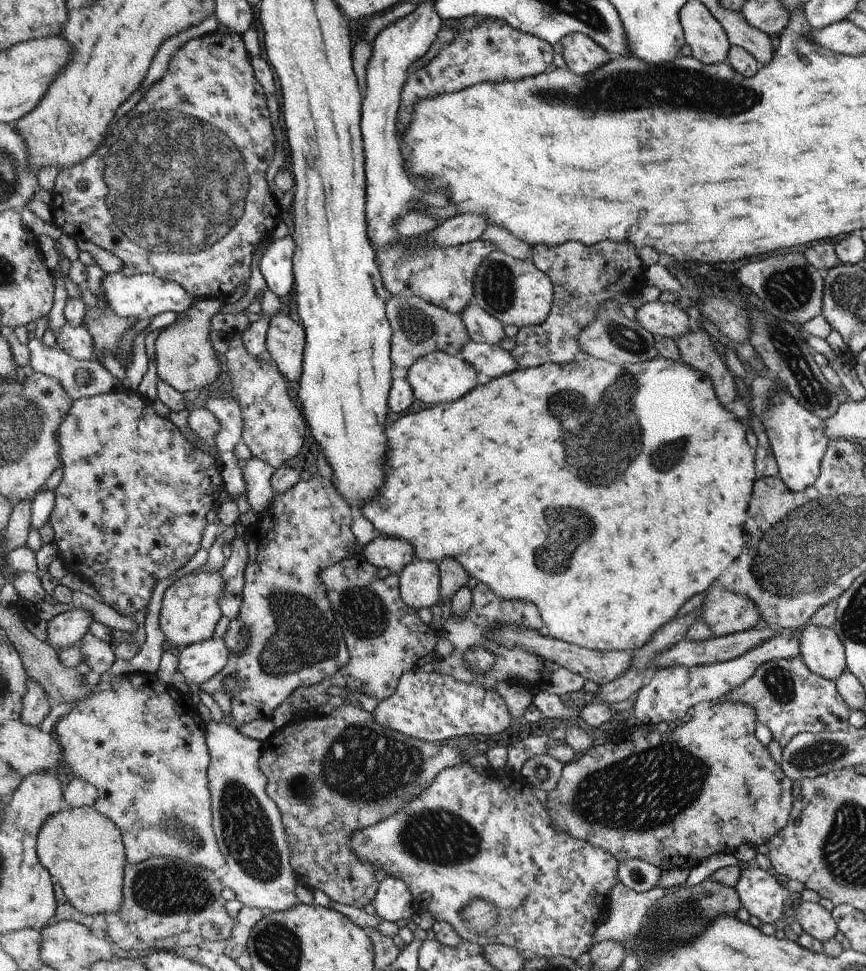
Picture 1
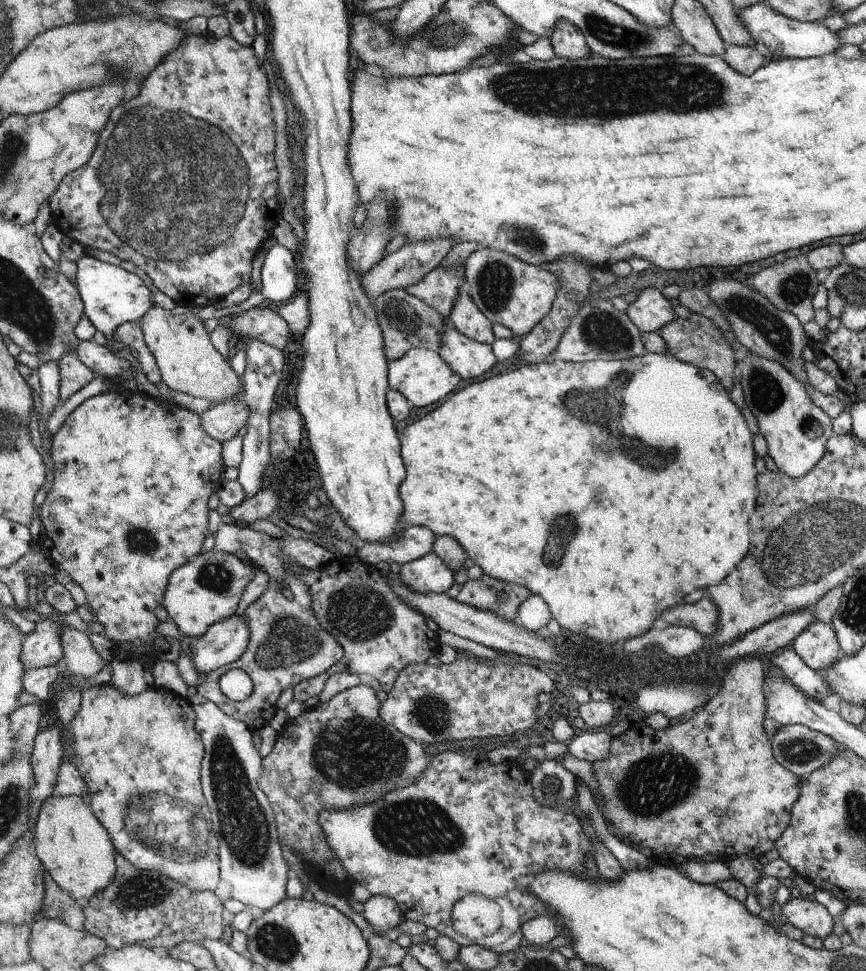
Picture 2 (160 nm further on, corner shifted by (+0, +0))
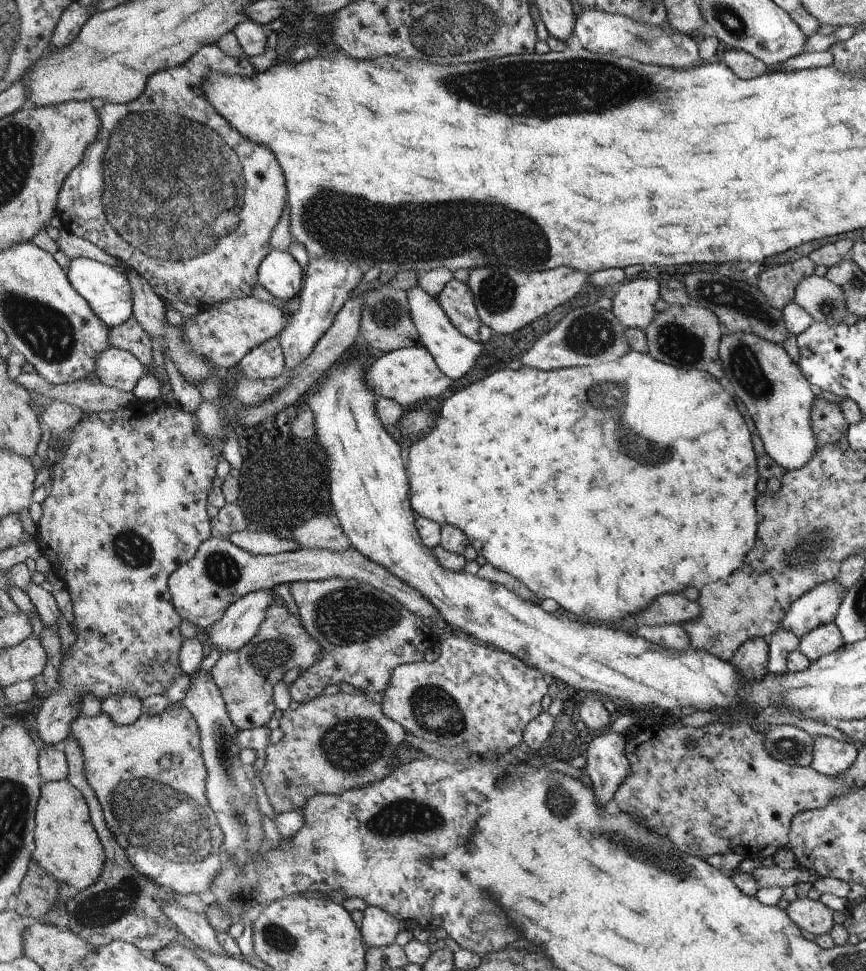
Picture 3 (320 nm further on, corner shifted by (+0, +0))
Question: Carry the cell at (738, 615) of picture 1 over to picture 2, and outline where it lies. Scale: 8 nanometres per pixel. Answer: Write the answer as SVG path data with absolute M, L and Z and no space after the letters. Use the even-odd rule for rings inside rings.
M704 596L695 603L672 606L670 610L662 612L660 619L666 624L692 627L706 638L715 633L719 622L719 611L715 603L708 596Z

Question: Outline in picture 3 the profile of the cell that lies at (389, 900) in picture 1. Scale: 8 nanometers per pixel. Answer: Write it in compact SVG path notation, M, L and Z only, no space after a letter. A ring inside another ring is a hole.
M368 906L363 911L361 923L364 942L370 949L380 949L394 944L400 932L401 921L380 907Z

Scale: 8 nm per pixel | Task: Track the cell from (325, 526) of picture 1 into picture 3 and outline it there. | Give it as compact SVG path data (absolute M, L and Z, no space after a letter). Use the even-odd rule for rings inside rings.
M274 602L265 612L266 618L256 636L241 649L224 651L209 671L221 690L231 721L240 731L266 727L270 722L277 710L272 702L272 688L282 680L286 670L298 667L305 671L323 659L323 647L300 626L302 620L298 620L298 614L288 614L286 606L277 606Z

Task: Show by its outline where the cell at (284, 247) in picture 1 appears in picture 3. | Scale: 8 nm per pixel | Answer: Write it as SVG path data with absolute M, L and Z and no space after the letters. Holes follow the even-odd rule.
M272 249L260 265L258 276L276 300L287 302L301 292L303 270L288 252Z

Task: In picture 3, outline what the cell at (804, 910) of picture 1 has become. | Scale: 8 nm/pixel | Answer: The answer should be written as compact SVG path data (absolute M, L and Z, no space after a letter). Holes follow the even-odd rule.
M808 897L790 902L786 914L796 926L816 936L831 933L835 927L833 910Z

